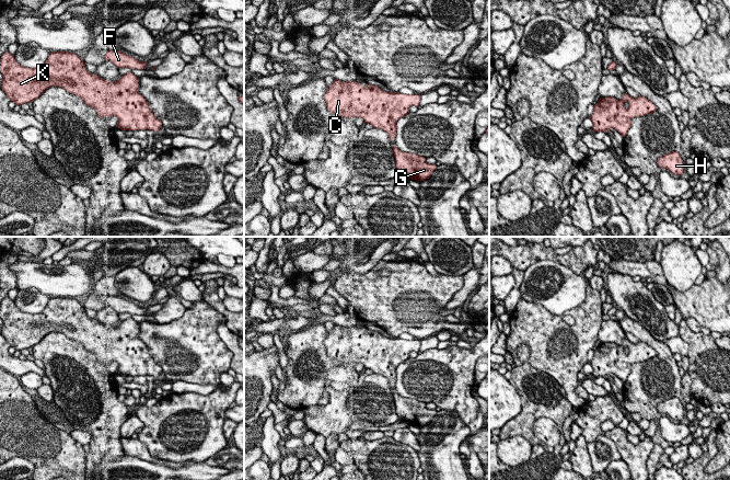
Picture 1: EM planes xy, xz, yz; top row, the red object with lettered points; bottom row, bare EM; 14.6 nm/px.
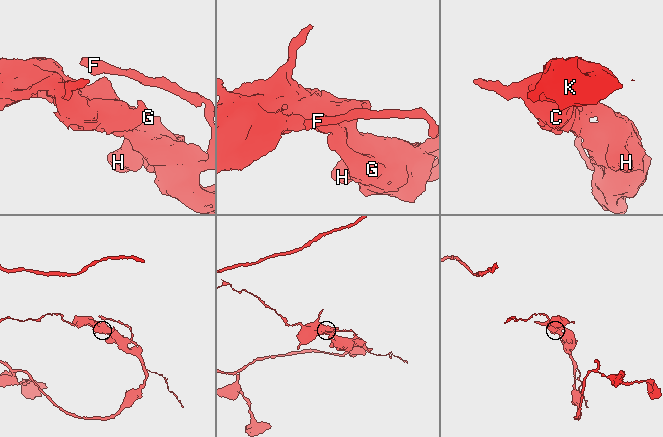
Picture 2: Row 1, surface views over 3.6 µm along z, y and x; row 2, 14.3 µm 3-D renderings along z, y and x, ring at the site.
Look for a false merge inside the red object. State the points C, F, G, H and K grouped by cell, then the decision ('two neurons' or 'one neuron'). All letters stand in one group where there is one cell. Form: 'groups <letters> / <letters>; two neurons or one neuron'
groups C F K / G H; two neurons

